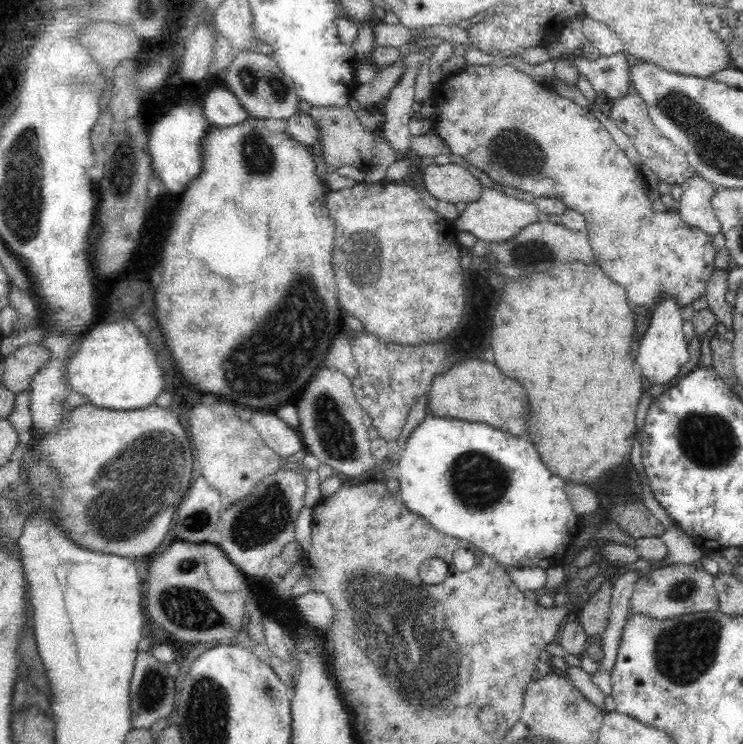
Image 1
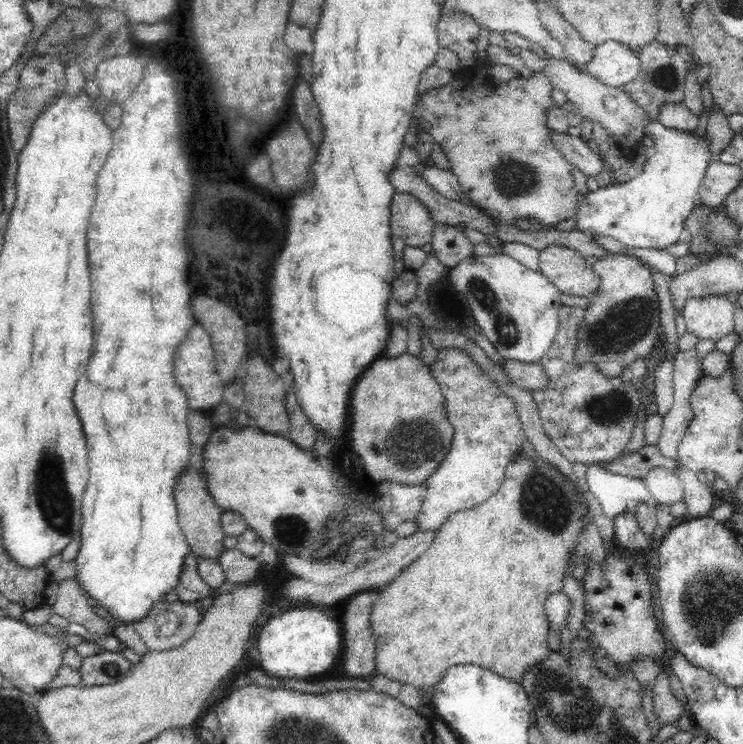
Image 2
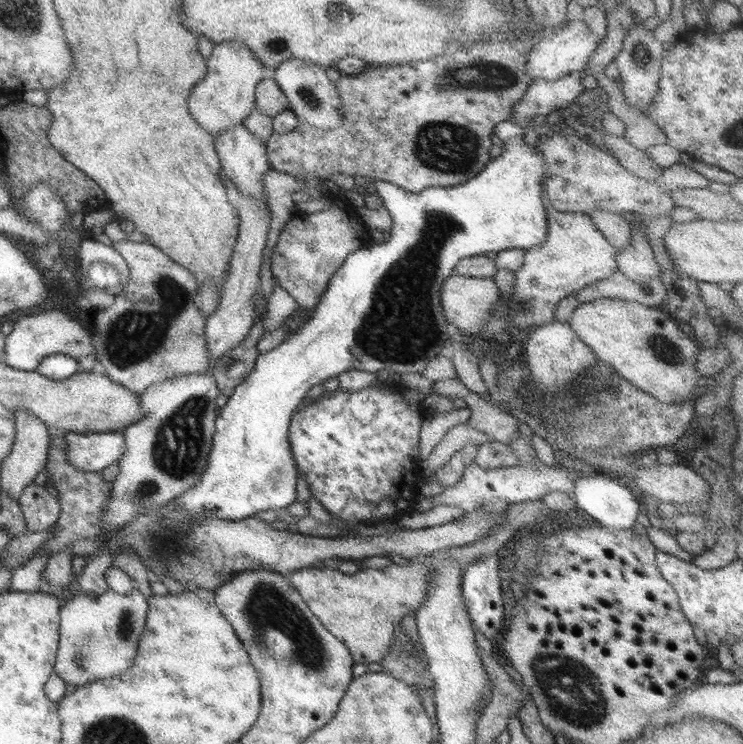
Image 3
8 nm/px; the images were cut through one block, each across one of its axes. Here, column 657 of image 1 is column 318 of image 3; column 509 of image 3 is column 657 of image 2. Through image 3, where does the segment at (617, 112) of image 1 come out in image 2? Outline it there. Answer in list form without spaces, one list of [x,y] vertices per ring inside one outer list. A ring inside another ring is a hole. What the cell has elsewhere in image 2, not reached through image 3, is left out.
[[[652,42],[637,50],[637,57],[640,59],[640,70],[637,77],[621,88],[626,91],[631,99],[646,111],[650,121],[658,121],[660,106],[666,102],[683,102],[684,82],[688,68],[684,59],[672,46]]]

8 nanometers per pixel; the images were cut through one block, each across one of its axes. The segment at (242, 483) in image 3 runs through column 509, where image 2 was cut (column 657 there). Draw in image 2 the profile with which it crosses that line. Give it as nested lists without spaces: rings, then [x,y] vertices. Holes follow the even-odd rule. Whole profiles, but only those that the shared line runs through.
[[[650,121],[645,126],[645,135],[650,136],[654,141],[653,149],[647,157],[647,161],[635,178],[628,179],[622,184],[610,184],[607,187],[600,187],[596,191],[586,194],[581,202],[577,203],[575,213],[557,226],[540,224],[536,218],[518,218],[514,220],[515,227],[521,230],[535,232],[541,229],[558,229],[563,231],[578,229],[582,233],[596,233],[596,235],[614,238],[624,248],[646,248],[665,250],[667,247],[676,244],[684,230],[684,220],[690,216],[690,212],[698,204],[699,186],[704,176],[706,167],[710,160],[715,157],[707,147],[707,135],[698,138],[695,132],[677,132],[669,129],[660,121]]]

